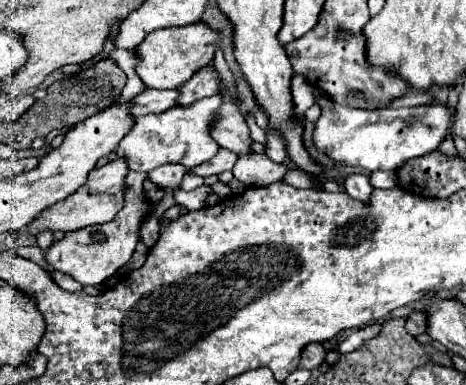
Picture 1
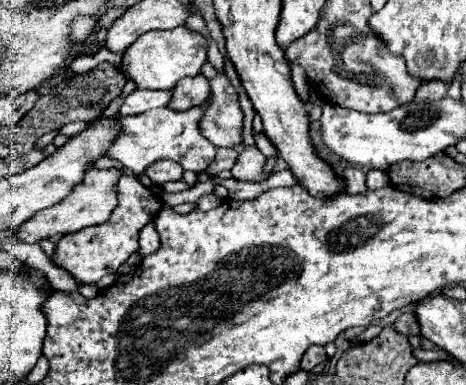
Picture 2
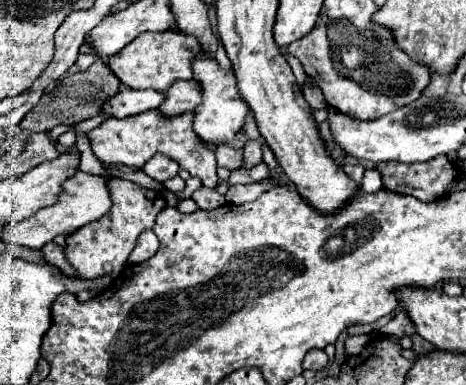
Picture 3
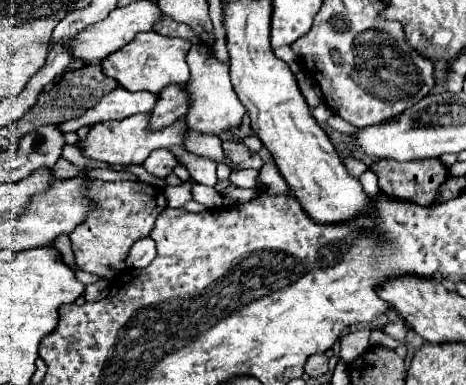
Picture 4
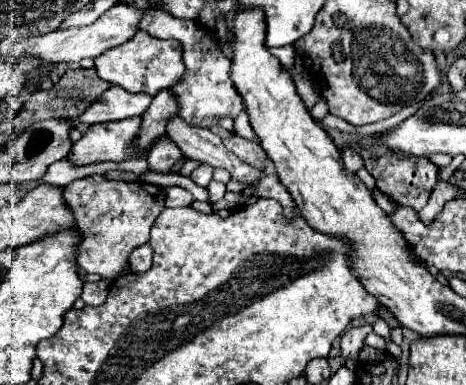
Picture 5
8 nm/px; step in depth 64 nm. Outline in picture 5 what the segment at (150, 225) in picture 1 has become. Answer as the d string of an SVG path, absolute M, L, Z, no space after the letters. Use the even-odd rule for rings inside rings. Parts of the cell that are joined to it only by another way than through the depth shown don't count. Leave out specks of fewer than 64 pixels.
M142 244L142 246L134 248L130 258L128 258L128 264L130 264L130 270L134 270L134 272L146 272L152 266L152 248L150 248L150 244Z

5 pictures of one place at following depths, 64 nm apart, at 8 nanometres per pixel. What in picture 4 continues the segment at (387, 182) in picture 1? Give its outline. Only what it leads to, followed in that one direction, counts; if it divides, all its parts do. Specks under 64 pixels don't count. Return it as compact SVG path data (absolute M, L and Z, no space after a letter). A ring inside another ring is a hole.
M366 170L366 172L360 176L360 182L362 182L362 186L364 186L364 190L366 190L368 196L376 196L376 194L380 192L380 188L378 188L378 178L376 178L370 170Z

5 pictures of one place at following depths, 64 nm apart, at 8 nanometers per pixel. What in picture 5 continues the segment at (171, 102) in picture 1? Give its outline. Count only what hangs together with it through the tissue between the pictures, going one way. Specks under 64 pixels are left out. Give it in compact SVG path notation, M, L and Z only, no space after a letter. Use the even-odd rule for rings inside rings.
M112 86L80 118L72 120L72 128L76 128L80 122L100 124L100 122L112 122L112 120L124 120L130 116L140 116L148 110L150 102L152 102L152 96L148 96L144 92L130 94L124 88Z

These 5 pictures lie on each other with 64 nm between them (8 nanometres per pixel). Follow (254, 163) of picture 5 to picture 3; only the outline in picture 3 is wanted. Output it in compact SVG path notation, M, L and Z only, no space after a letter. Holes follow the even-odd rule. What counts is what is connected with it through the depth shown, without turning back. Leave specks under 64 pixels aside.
M220 144L216 146L216 162L220 168L228 168L228 170L236 170L242 166L242 150L236 150L228 144Z

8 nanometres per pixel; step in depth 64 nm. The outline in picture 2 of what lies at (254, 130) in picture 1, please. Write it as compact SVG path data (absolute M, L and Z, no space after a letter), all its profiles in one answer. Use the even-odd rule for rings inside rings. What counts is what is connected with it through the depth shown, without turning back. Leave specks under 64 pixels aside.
M263 132L255 134L254 140L257 148L261 150L267 159L277 154L275 147Z

